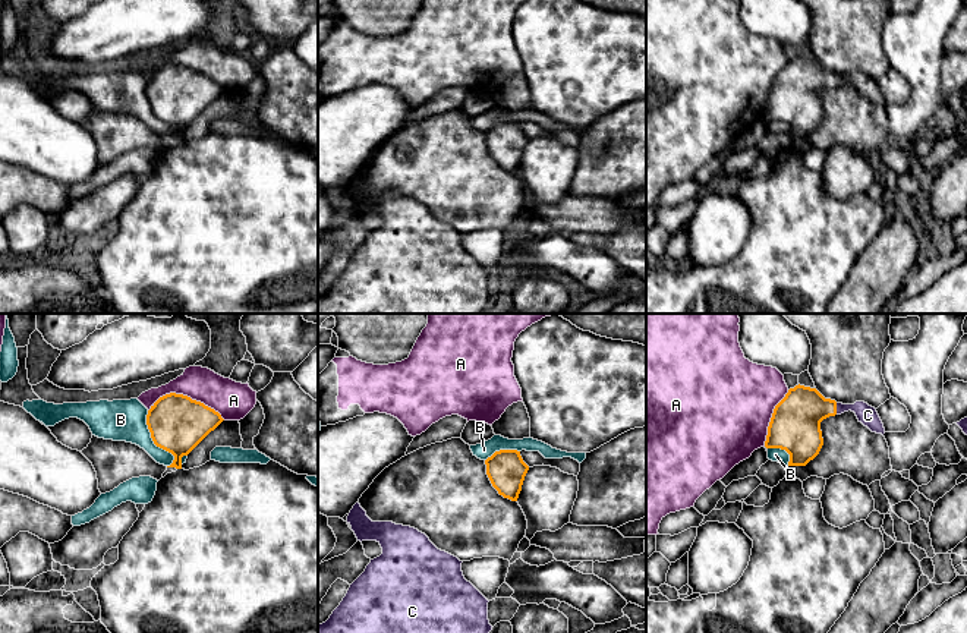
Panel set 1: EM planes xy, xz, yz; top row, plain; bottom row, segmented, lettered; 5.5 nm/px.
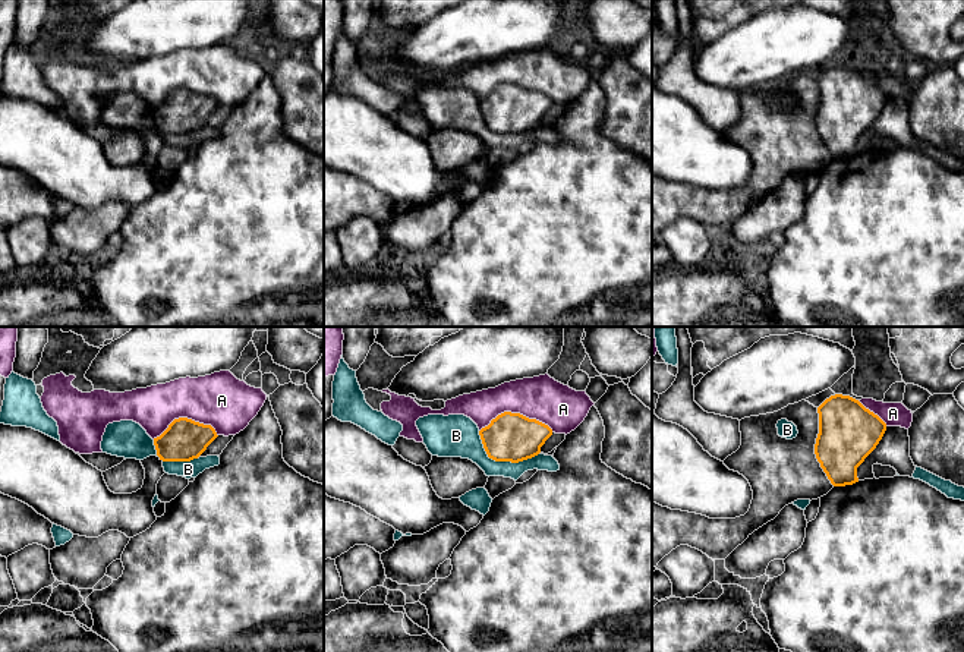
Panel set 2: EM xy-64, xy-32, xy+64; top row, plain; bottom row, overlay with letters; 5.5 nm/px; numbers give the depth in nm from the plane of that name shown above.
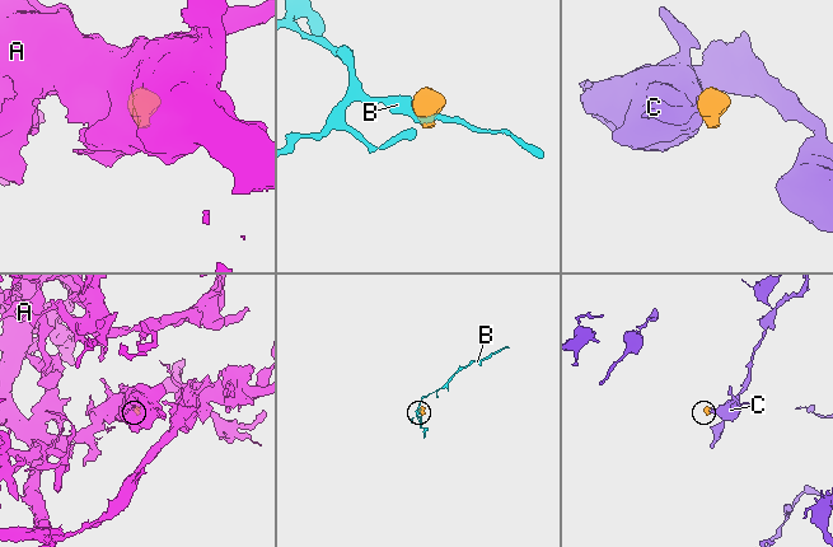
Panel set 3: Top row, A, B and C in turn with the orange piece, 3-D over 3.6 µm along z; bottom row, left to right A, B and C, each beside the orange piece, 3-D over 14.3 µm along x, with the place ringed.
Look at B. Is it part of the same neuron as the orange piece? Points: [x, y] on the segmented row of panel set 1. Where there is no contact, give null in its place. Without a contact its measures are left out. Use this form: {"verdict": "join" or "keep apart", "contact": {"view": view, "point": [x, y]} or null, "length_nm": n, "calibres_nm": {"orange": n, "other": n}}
{"verdict": "keep apart", "contact": {"view": "xy", "point": [153, 440]}, "length_nm": 340, "calibres_nm": {"orange": 320, "other": 220}}

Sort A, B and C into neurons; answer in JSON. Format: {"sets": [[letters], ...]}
{"sets": [["A"], ["B"], ["C"]]}

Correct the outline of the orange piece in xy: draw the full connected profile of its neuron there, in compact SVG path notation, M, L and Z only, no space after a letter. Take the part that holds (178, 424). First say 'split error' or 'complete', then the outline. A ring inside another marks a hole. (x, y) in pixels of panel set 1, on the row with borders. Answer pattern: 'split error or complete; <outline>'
complete; M176 393L160 397L147 415L154 444L174 456L167 467L176 469L182 469L182 457L188 456L223 421L214 409Z

